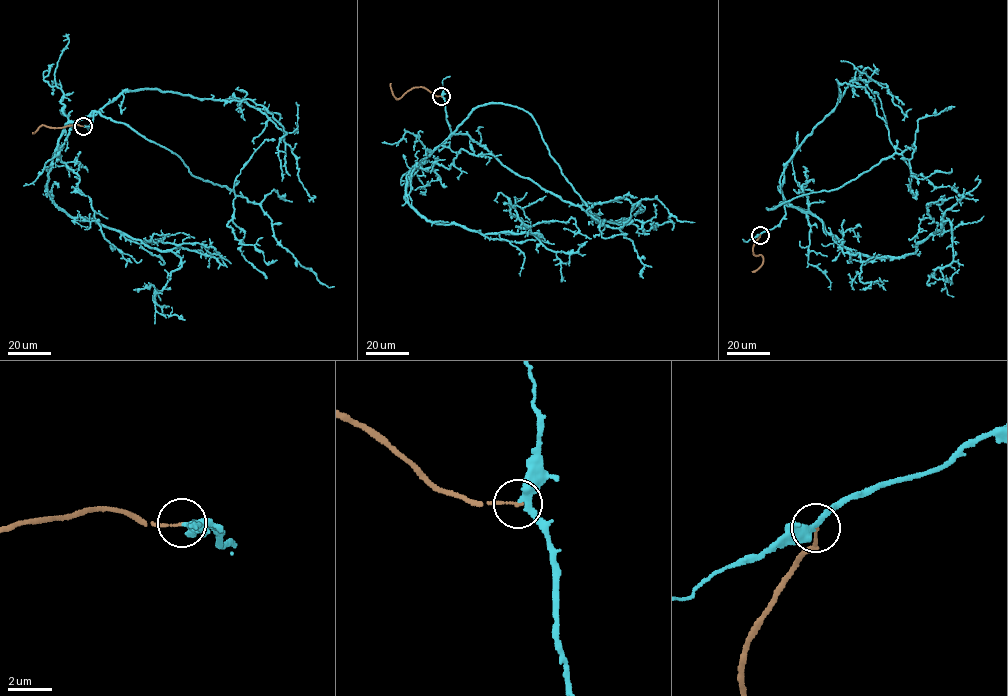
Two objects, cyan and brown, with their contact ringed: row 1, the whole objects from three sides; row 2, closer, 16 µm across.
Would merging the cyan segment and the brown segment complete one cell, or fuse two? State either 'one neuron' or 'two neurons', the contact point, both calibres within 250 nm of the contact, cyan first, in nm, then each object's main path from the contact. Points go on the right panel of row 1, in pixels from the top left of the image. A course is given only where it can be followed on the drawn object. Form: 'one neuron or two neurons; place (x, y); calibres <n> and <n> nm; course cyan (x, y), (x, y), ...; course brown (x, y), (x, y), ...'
one neuron; place (760, 235); calibres 260 and 120 nm; course cyan (760, 235), (779, 224), (786, 202), (853, 253), (899, 257), (948, 220), (945, 281); course brown (760, 235), (753, 253), (761, 255), (763, 262), (752, 271)

